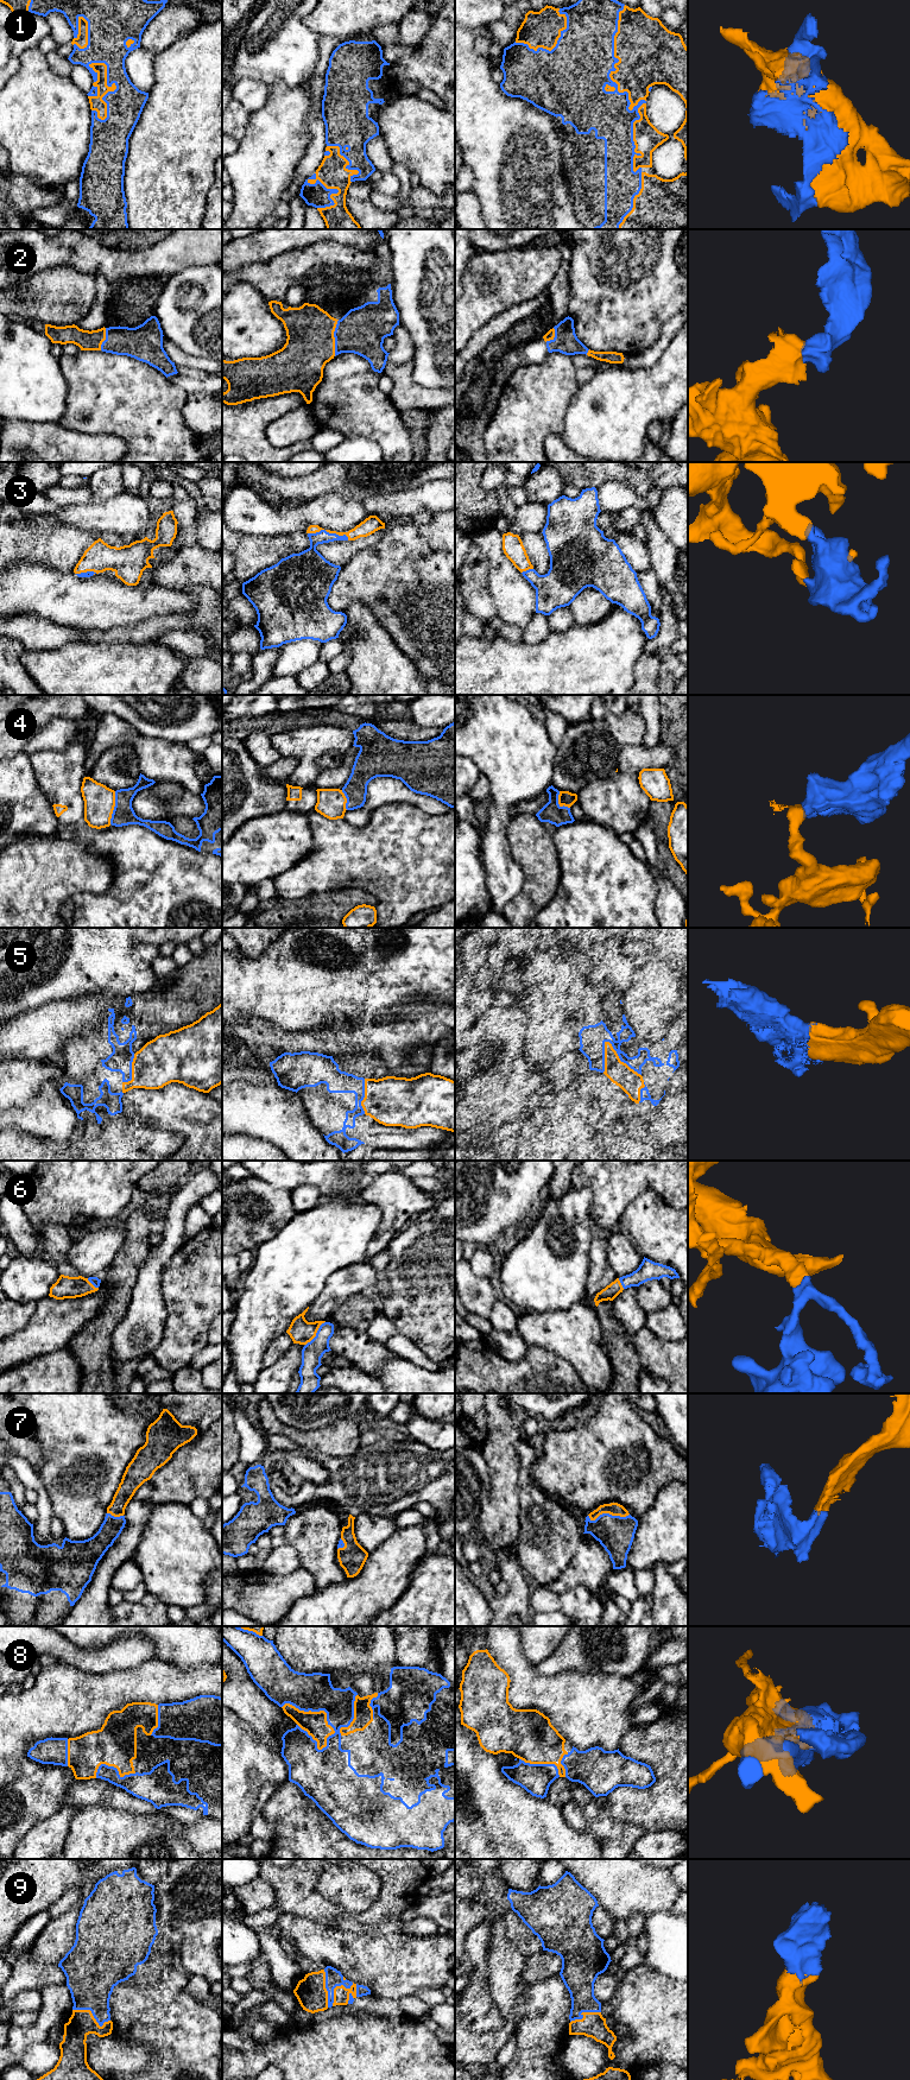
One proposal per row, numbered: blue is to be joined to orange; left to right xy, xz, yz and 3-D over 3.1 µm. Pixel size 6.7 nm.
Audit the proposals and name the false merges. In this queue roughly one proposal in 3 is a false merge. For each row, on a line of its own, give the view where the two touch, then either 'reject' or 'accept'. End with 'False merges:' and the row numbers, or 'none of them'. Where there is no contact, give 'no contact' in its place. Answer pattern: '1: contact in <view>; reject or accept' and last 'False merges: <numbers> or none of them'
1: contact in yz; accept
2: contact in xz; accept
3: contact in xz; accept
4: contact in xy; reject
5: contact in yz; accept
6: contact in xz; accept
7: contact in yz; accept
8: contact in xz; reject
9: contact in xy; accept
False merges: 4, 8

